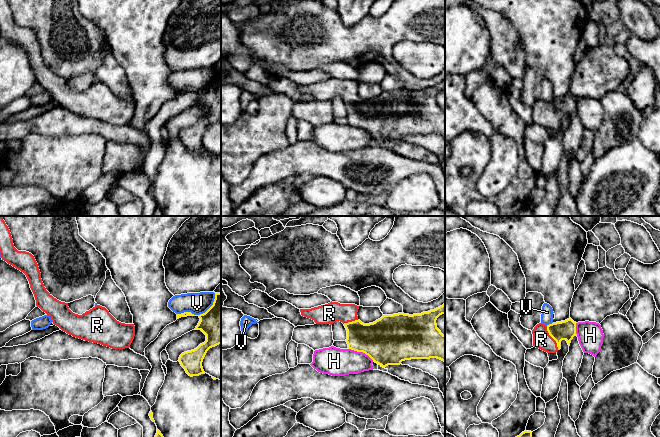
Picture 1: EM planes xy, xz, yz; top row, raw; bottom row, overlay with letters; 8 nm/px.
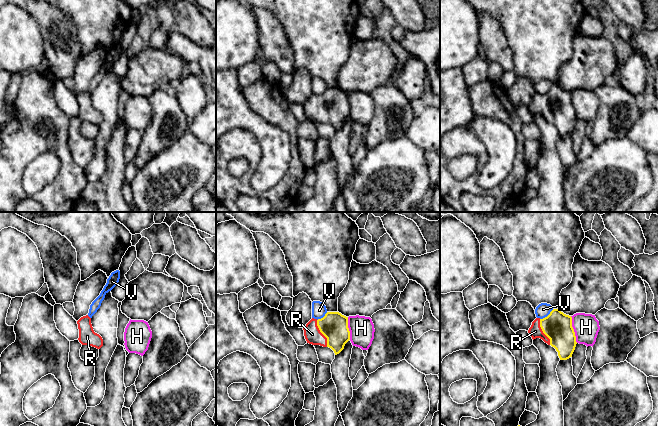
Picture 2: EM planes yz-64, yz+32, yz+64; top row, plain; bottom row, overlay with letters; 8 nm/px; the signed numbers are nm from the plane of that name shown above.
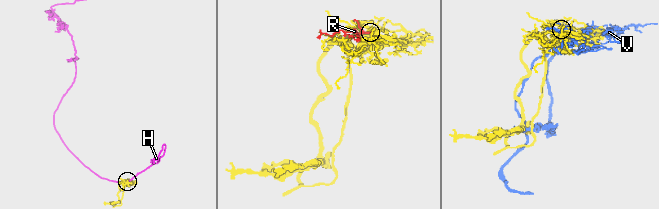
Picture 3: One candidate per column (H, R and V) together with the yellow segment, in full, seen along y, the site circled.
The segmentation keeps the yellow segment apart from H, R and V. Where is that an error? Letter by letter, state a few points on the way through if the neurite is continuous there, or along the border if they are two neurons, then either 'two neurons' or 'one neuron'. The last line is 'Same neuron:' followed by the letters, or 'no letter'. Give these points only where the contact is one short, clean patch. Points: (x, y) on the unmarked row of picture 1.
H: two neurons
R: one neuron
V: two neurons
Same neuron: R

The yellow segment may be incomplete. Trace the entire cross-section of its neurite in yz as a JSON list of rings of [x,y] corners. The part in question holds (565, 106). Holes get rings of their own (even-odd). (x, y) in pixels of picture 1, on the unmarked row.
[[[571,94],[544,101],[537,100],[532,106],[533,122],[547,129],[556,129],[561,125],[561,117],[566,116],[570,122],[571,116],[576,110],[576,98]]]

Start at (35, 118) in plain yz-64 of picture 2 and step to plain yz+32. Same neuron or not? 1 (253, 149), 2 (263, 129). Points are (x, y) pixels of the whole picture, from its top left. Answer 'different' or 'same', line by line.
1: same
2: different

